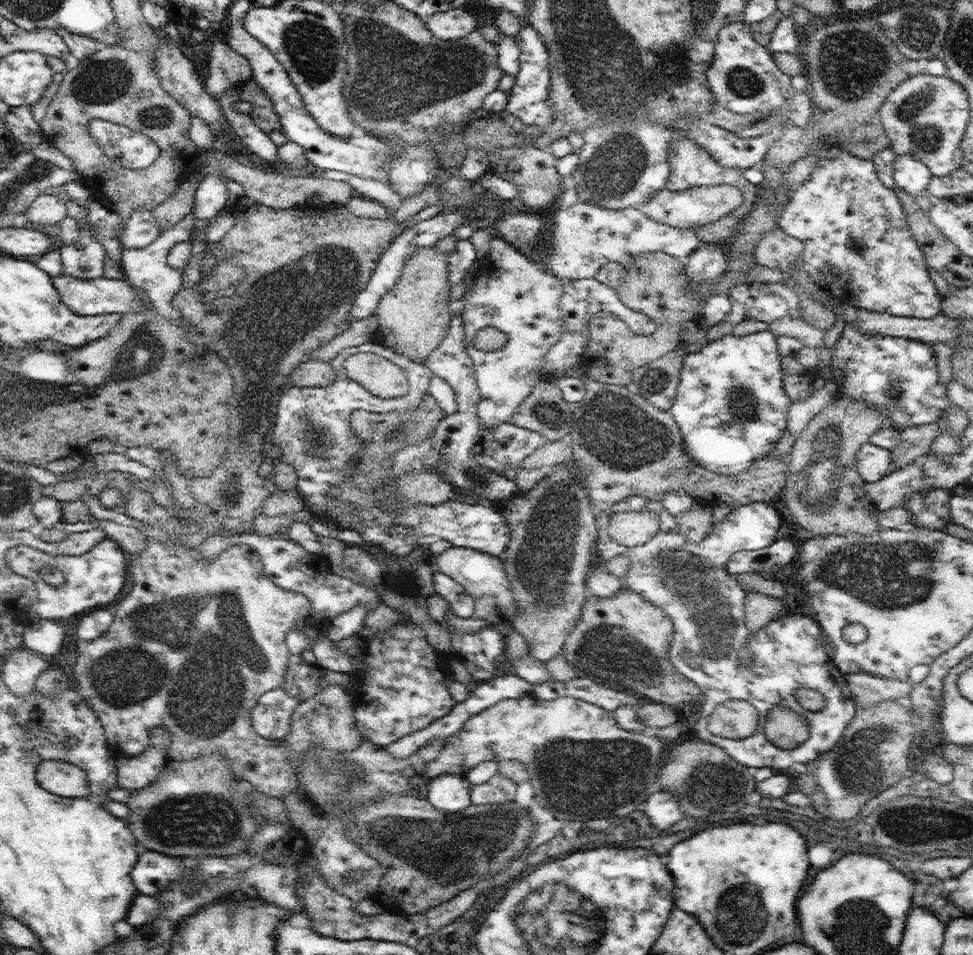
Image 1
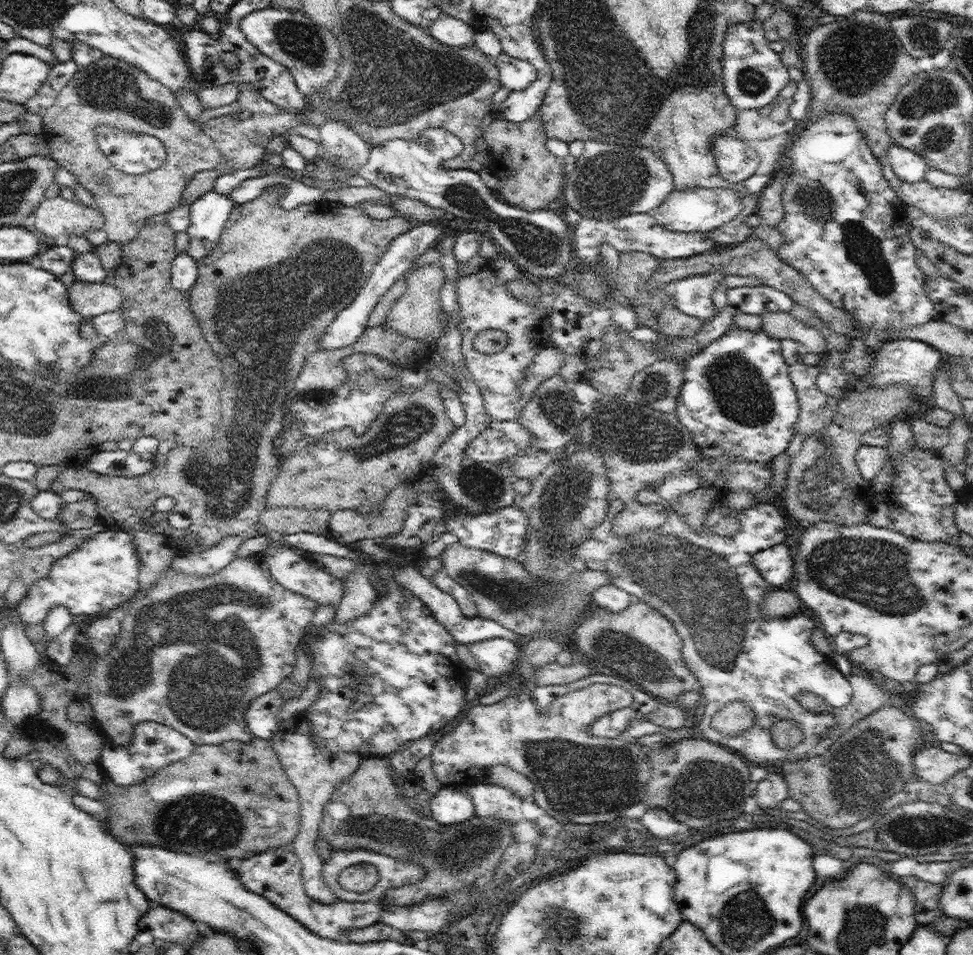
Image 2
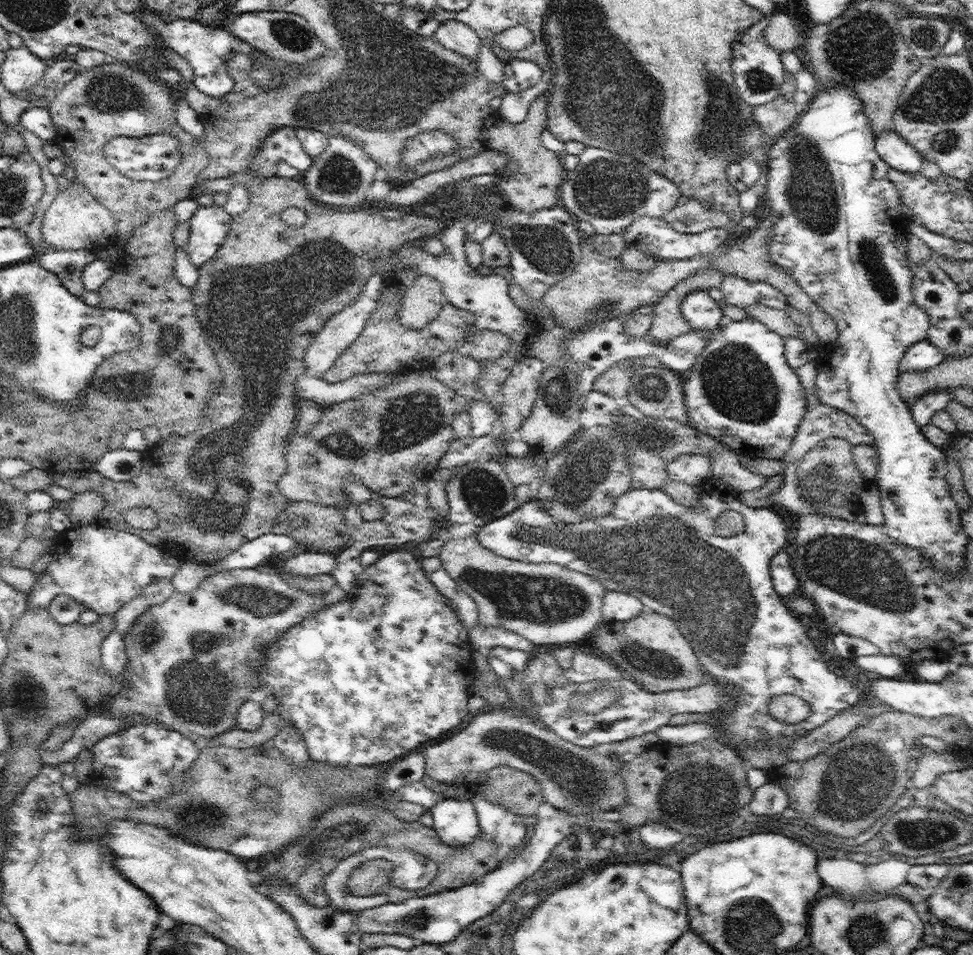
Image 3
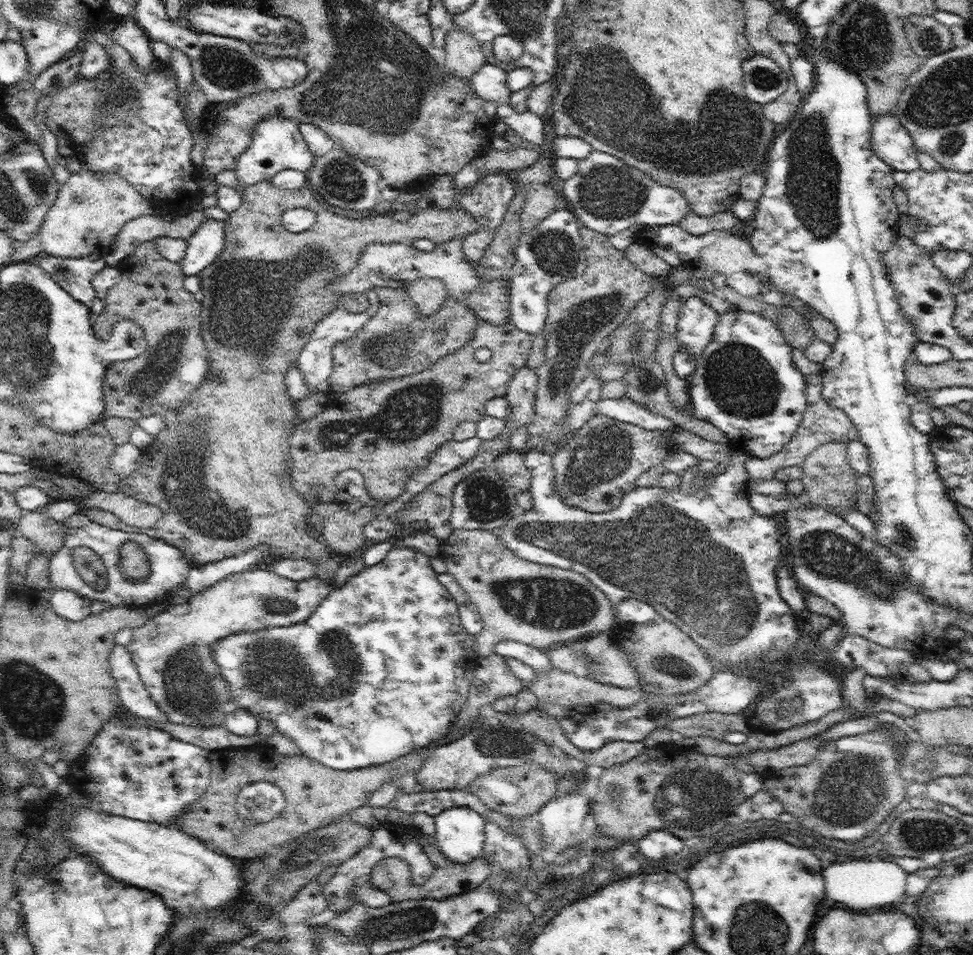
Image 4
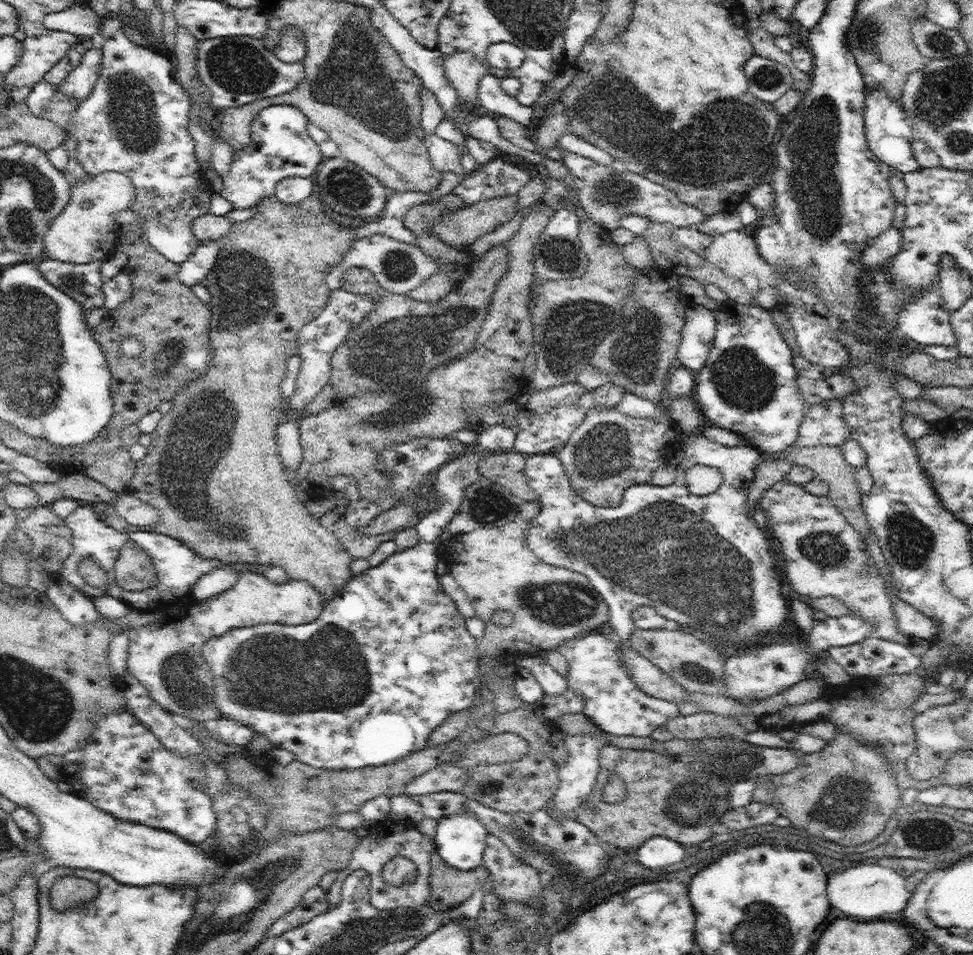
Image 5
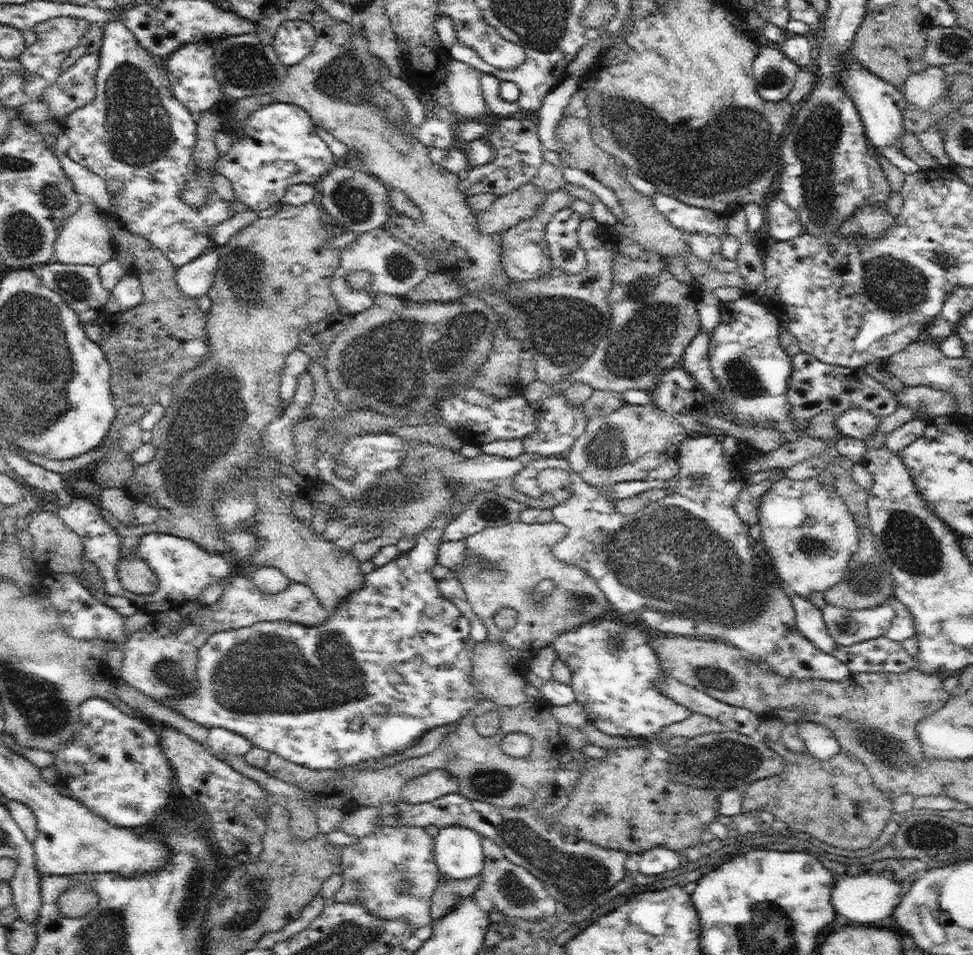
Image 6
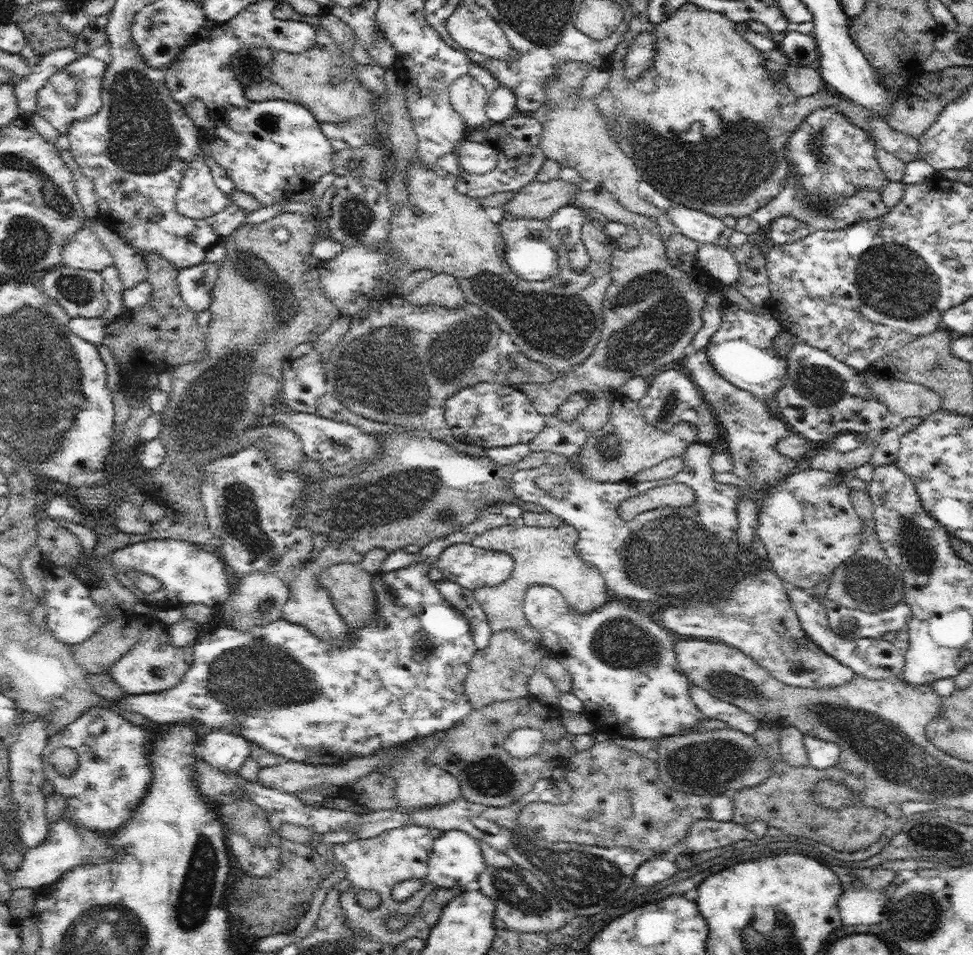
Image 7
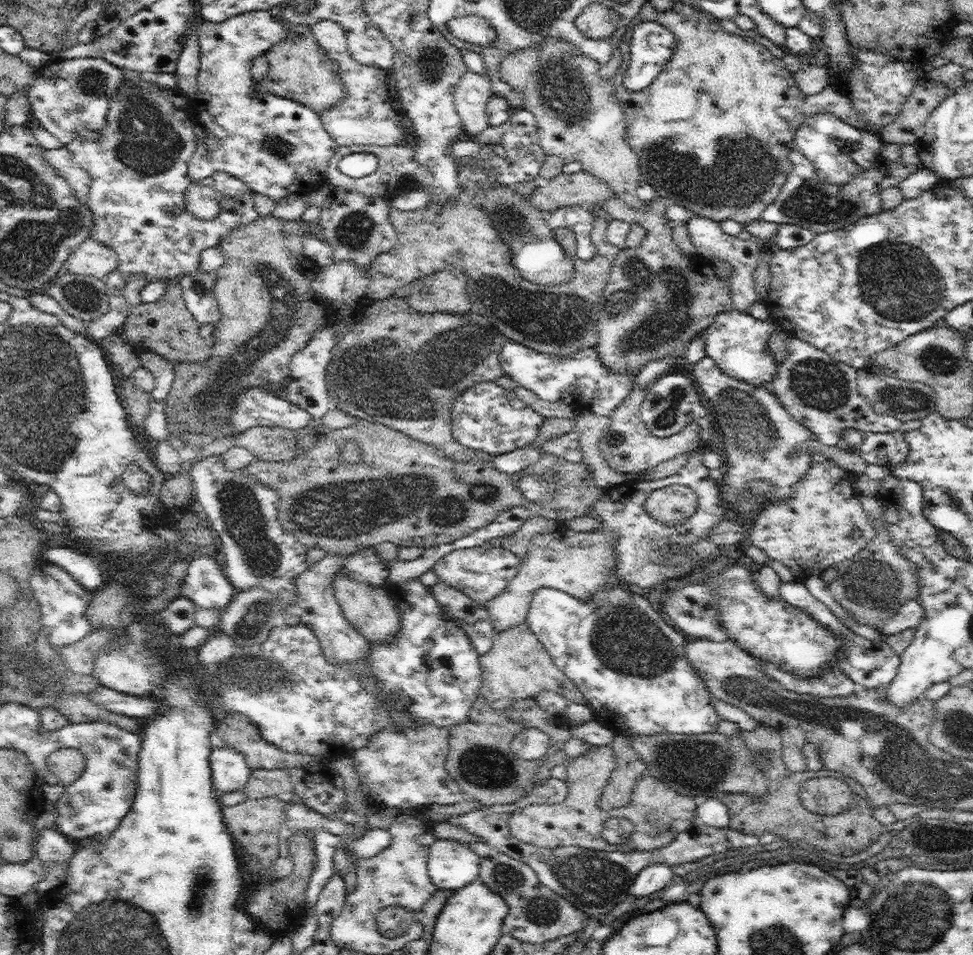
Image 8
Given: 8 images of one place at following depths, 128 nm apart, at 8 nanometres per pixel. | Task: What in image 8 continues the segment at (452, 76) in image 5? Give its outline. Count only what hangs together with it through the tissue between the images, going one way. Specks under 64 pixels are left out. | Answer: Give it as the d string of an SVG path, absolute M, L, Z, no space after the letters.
M467 70L457 86L453 99L464 134L471 138L478 136L490 125L486 116L486 104L493 95L492 82L487 74Z

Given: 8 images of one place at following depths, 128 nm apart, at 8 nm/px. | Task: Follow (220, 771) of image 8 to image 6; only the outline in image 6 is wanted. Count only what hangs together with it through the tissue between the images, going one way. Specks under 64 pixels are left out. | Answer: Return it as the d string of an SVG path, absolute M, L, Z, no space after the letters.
M221 727L209 730L209 736L204 746L217 759L221 759L221 756L225 756L226 754L244 757L253 747L250 740L244 736Z

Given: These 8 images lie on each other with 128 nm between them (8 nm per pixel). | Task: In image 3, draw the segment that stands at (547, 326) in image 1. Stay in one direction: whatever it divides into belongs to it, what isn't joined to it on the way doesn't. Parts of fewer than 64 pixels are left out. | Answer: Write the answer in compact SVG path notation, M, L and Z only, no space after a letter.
M465 218L454 222L452 226L444 230L441 236L441 244L445 248L445 254L440 257L434 257L426 250L422 249L418 243L411 243L398 250L392 257L381 259L375 263L375 273L383 274L384 284L387 286L396 282L398 274L415 270L419 274L427 274L436 279L443 288L444 296L454 307L471 312L474 317L474 324L470 325L470 340L467 347L473 342L473 336L476 332L498 331L506 334L512 340L512 348L510 354L506 354L501 363L489 362L489 364L481 366L479 373L479 390L490 402L497 413L502 410L502 402L504 402L503 387L505 379L510 375L514 366L522 359L530 357L530 348L532 344L538 340L538 336L544 332L541 324L534 318L527 318L527 314L523 312L508 295L508 282L504 276L500 274L490 274L490 276L482 276L474 268L468 265L465 256Z

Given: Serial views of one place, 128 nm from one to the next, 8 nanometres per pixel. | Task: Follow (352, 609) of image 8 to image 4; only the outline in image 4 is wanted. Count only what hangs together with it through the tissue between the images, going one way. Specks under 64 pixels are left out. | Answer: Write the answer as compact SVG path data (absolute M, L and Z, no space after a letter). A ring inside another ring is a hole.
M271 180L248 185L240 207L229 215L225 220L222 253L197 275L202 302L201 332L211 358L212 378L194 390L175 411L178 424L165 426L152 444L142 450L132 474L120 481L119 492L158 506L162 514L155 527L156 538L180 548L194 566L242 554L256 545L266 545L266 552L271 553L264 556L315 560L318 570L314 576L334 584L336 571L345 556L326 546L322 533L306 524L312 514L311 506L292 488L293 461L289 442L298 424L298 416L296 403L287 394L288 371L298 362L314 327L327 315L334 310L357 314L369 308L367 294L340 293L338 296L331 290L331 285L354 270L370 244L428 239L440 245L448 240L465 238L480 230L480 224L472 212L458 205L449 209L427 205L402 222L392 219L390 213L349 218L328 210L328 206L307 187L278 189ZM302 206L316 211L316 222L304 232L286 230L282 226L282 213Z

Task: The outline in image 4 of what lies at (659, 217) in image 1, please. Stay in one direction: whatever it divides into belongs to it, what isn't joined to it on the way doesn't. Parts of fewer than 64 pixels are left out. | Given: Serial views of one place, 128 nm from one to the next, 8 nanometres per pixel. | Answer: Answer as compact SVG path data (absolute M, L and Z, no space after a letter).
M693 210L688 211L680 226L694 236L703 236L710 231L729 232L738 218L732 210L714 213L714 216L698 216Z

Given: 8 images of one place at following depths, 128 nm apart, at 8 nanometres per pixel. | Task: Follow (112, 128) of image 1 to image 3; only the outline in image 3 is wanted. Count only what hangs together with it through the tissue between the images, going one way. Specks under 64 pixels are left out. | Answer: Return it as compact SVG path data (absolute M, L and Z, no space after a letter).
M156 133L154 135L114 137L103 146L106 160L126 178L134 181L160 181L178 168L182 162L182 148L178 144L178 138L170 134Z

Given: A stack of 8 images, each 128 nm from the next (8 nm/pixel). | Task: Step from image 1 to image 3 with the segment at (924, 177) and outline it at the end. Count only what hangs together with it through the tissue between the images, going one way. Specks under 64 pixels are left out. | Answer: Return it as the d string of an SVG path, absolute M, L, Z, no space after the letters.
M892 126L875 137L875 149L890 168L904 173L918 172L922 168L923 156Z

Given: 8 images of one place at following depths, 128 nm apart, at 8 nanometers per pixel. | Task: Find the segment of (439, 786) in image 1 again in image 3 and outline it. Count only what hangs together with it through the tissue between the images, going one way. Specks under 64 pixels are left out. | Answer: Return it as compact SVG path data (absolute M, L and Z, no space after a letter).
M459 790L440 798L430 811L433 829L446 845L462 848L481 831L474 803Z

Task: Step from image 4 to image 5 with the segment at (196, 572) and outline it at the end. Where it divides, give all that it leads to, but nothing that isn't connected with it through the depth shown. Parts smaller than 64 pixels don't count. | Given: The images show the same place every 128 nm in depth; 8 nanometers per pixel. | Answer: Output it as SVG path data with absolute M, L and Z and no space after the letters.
M222 566L198 577L190 595L197 601L213 599L236 584L238 566Z

